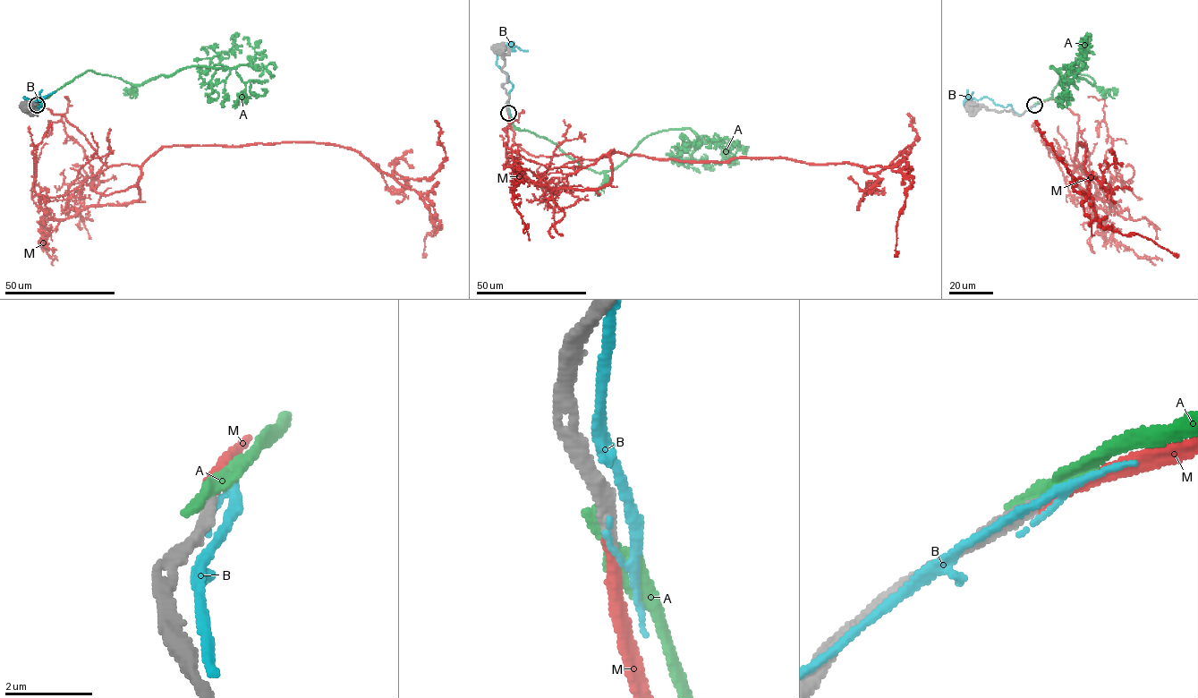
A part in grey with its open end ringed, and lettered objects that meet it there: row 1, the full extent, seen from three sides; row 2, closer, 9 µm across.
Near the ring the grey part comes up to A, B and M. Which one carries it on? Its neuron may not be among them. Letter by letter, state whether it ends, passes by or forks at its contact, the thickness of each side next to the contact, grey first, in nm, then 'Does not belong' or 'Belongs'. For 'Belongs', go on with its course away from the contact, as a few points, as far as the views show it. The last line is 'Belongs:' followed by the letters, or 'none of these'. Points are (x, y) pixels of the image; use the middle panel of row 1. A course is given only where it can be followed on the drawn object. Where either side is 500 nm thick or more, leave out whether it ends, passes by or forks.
A: It ends there. Thickness 320 nm (grey) against 400 nm. Does not belong
B: It ends there. Thickness 320 nm (grey) against 120 nm. Does not belong
M: It ends there. Thickness 280 nm (grey) against 240 nm. Belongs. Its course: (508, 112), (514, 140), (536, 157), (622, 152), (890, 167), (910, 182), (896, 257)
Belongs: M

